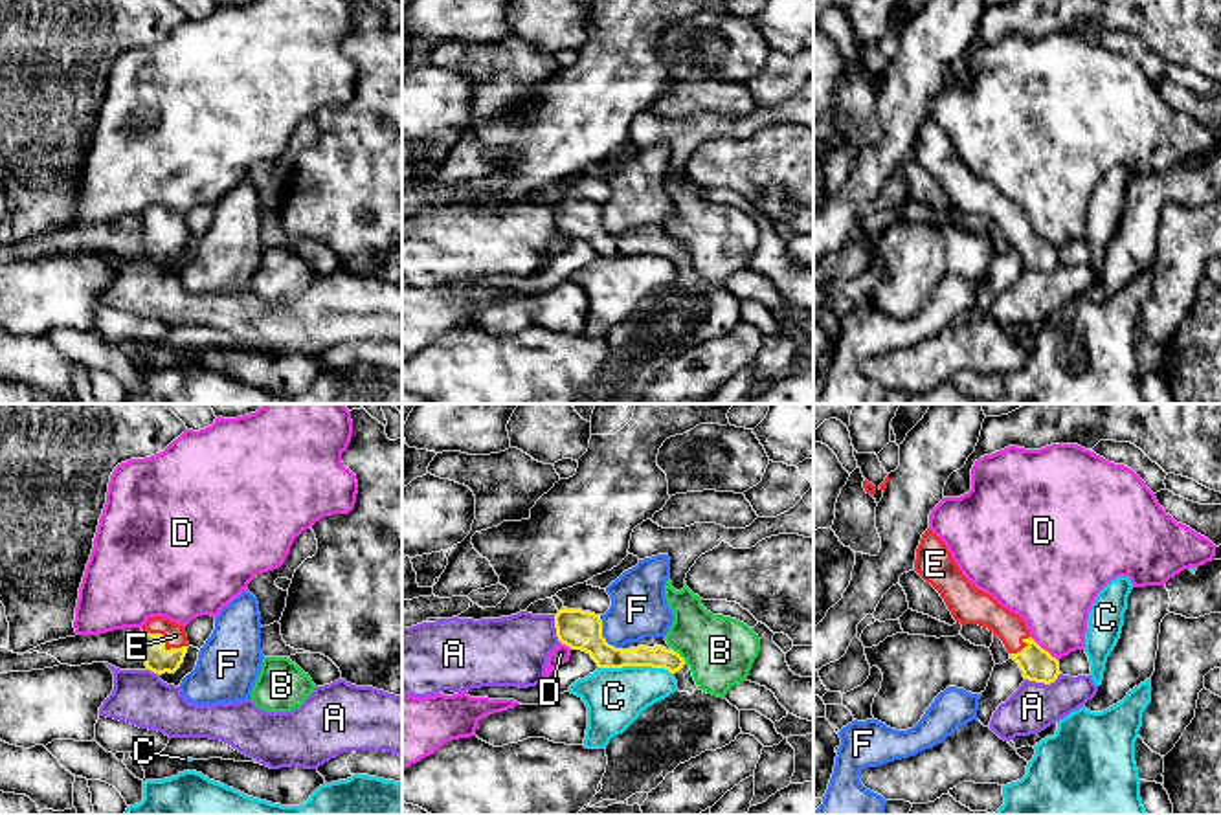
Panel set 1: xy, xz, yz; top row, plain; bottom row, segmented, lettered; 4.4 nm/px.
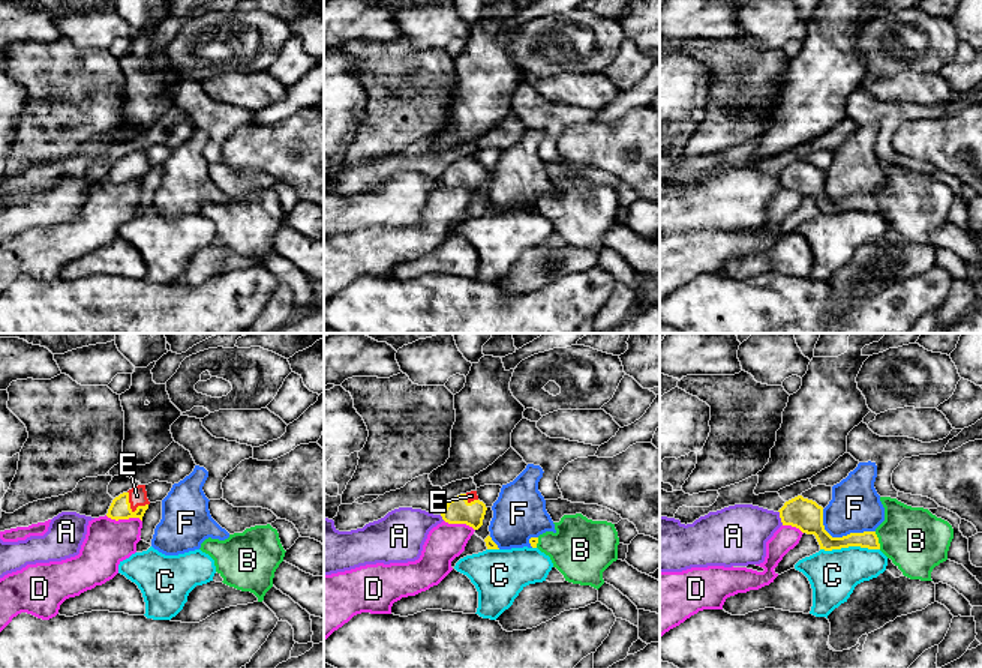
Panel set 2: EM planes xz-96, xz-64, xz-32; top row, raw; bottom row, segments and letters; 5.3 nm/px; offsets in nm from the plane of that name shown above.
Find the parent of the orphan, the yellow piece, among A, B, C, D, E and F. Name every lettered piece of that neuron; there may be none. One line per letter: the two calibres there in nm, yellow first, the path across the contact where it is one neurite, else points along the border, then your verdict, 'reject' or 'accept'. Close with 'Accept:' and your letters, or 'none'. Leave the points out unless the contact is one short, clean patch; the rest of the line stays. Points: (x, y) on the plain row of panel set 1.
A: calibres 150 and 220 nm; reject
B: calibres 100 and 300 nm; border xz (672, 237), (685, 250); reject
C: calibres 130 and 260 nm; reject
D: calibres 150 and 340 nm; border yz (1030, 224), (1058, 250); reject
E: calibres 120 and 100 nm; way xy (158, 248), (164, 232), (175, 224); accept
F: calibres 180 and 240 nm; border xz (599, 204), (603, 226), (621, 237); reject
Accept: E

